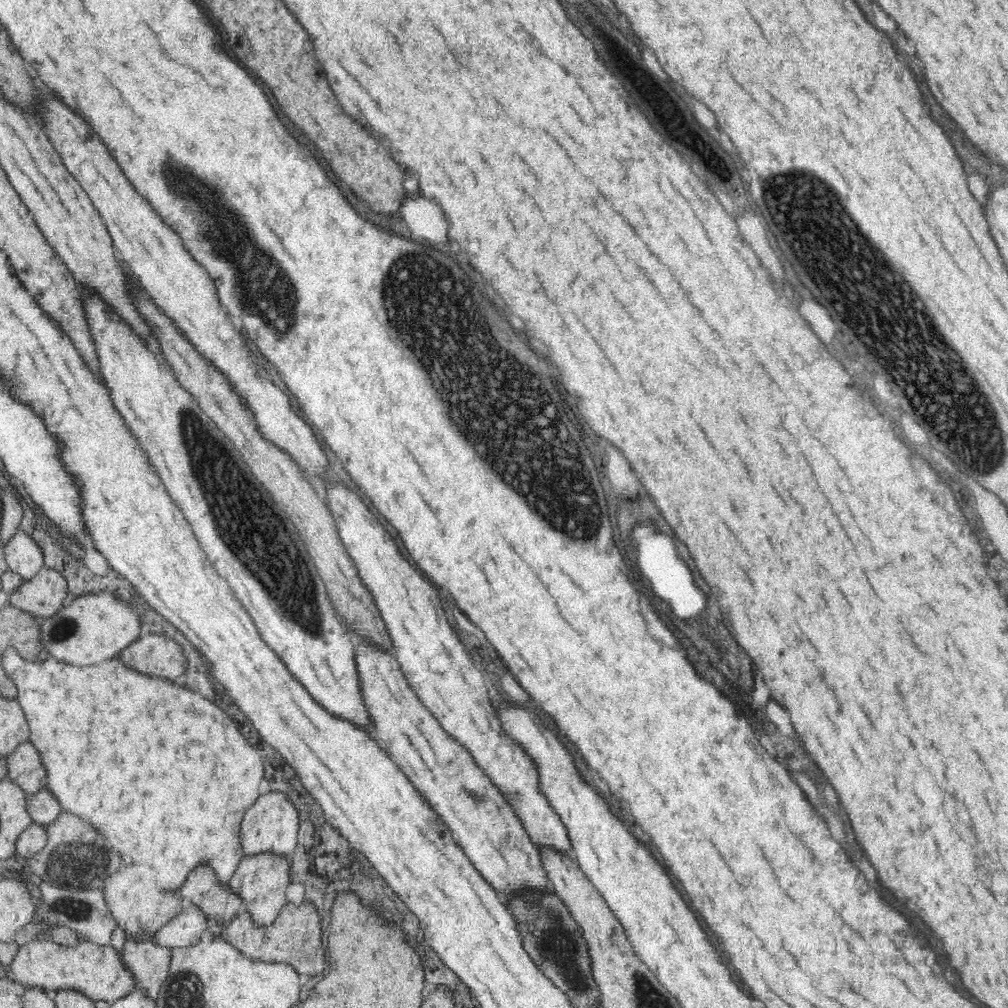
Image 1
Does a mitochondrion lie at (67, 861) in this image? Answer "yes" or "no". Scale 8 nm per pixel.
yes

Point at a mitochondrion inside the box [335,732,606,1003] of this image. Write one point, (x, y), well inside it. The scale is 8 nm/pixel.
(555, 942)

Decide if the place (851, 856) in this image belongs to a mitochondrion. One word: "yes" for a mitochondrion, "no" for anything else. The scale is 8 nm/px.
no

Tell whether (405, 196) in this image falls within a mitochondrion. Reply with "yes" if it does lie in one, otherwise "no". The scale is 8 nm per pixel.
no

